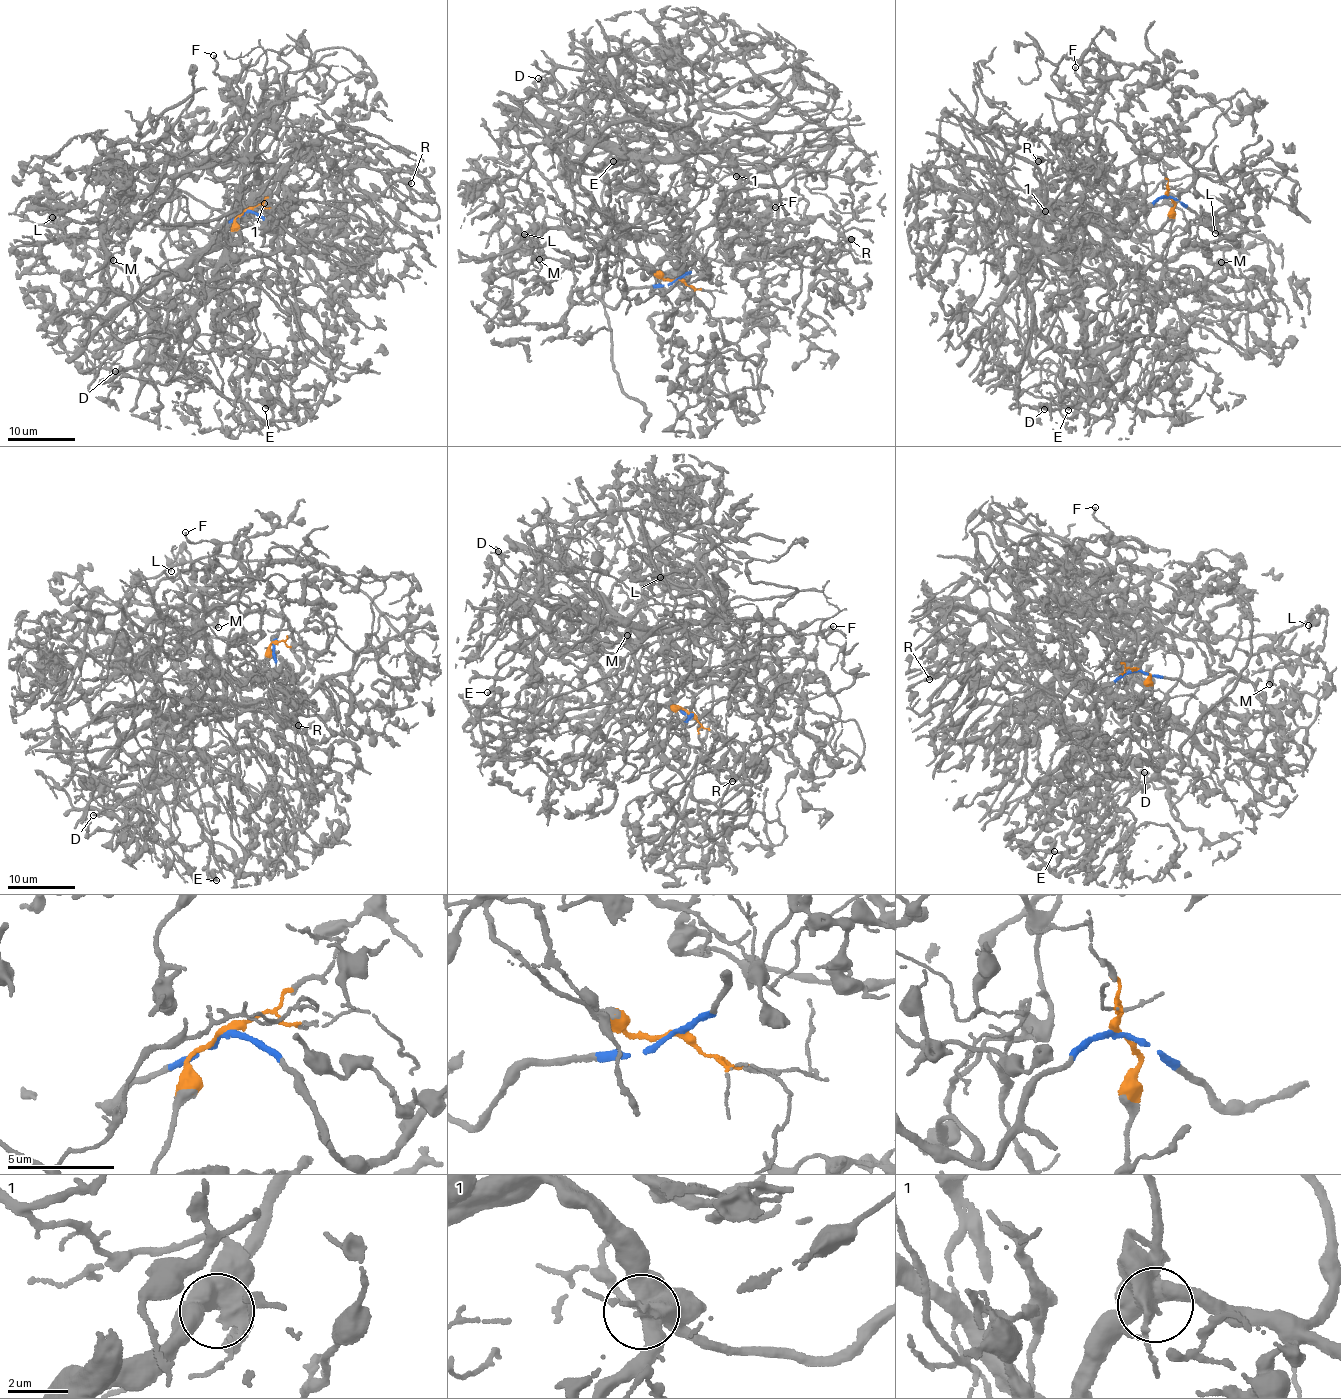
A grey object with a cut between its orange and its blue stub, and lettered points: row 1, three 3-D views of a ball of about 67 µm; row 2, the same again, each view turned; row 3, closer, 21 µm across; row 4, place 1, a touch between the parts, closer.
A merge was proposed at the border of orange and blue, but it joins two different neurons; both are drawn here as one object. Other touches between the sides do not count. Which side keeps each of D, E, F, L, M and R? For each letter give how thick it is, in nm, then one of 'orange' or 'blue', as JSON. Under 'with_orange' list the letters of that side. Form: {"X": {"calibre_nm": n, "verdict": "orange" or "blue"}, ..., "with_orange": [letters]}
{"D": {"calibre_nm": 280, "verdict": "blue"}, "E": {"calibre_nm": 360, "verdict": "blue"}, "F": {"calibre_nm": 190, "verdict": "blue"}, "L": {"calibre_nm": 260, "verdict": "blue"}, "M": {"calibre_nm": 600, "verdict": "blue"}, "R": {"calibre_nm": 550, "verdict": "blue"}, "with_orange": []}

